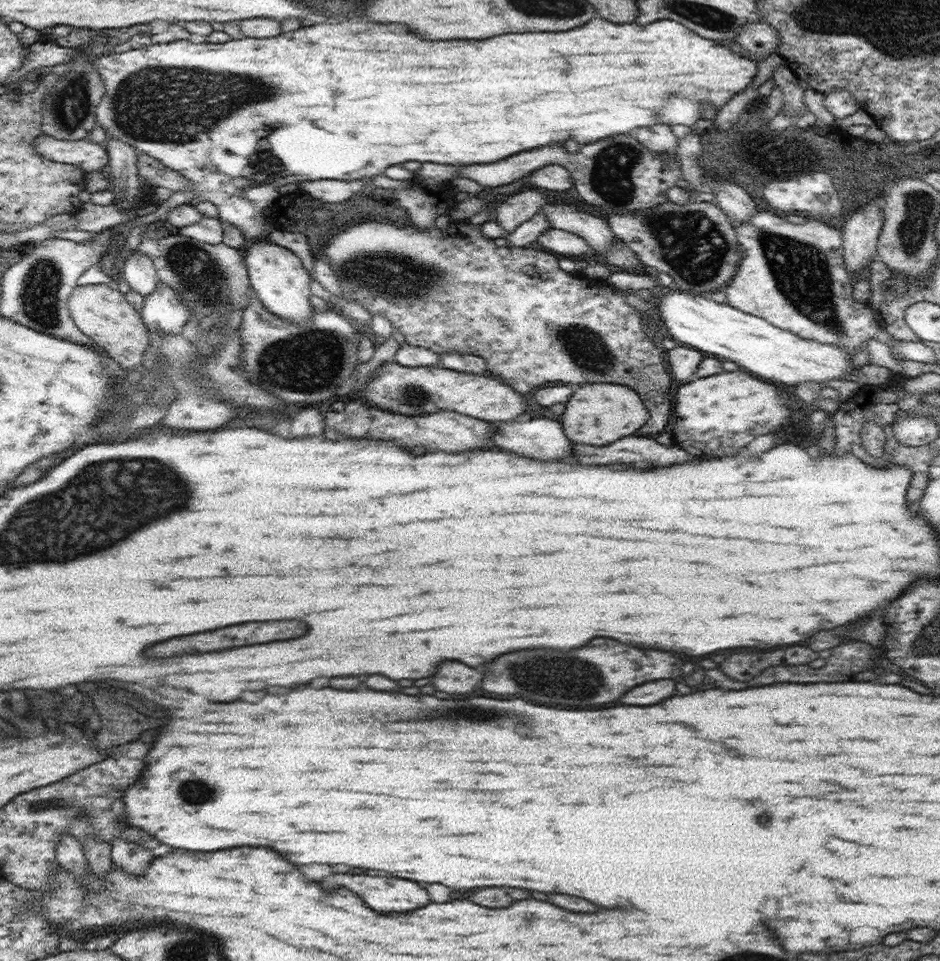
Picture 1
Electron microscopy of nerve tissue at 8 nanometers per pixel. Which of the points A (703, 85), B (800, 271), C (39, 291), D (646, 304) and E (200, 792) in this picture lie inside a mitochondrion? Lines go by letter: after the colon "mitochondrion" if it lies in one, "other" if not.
A: other
B: mitochondrion
C: mitochondrion
D: other
E: mitochondrion

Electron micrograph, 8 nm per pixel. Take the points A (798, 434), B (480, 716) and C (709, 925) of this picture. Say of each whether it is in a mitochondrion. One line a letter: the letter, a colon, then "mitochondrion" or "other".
A: other
B: mitochondrion
C: other

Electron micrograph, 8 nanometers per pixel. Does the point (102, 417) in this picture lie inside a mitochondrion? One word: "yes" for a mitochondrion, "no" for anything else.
no

